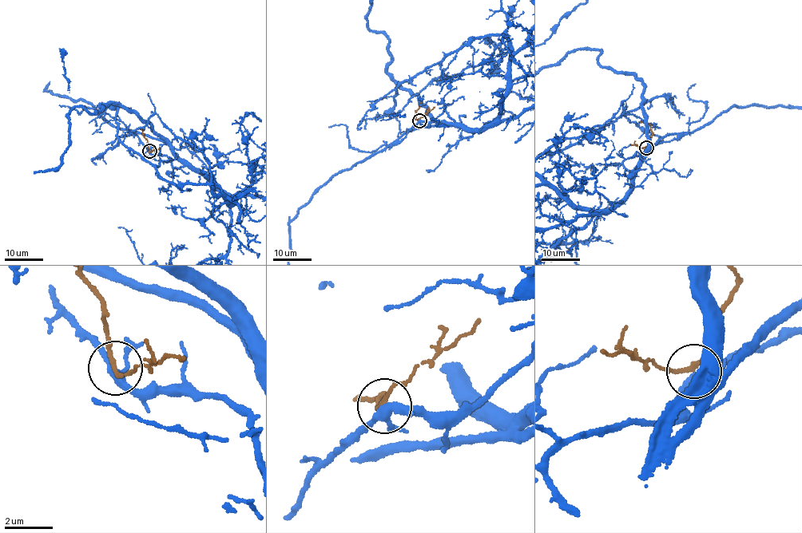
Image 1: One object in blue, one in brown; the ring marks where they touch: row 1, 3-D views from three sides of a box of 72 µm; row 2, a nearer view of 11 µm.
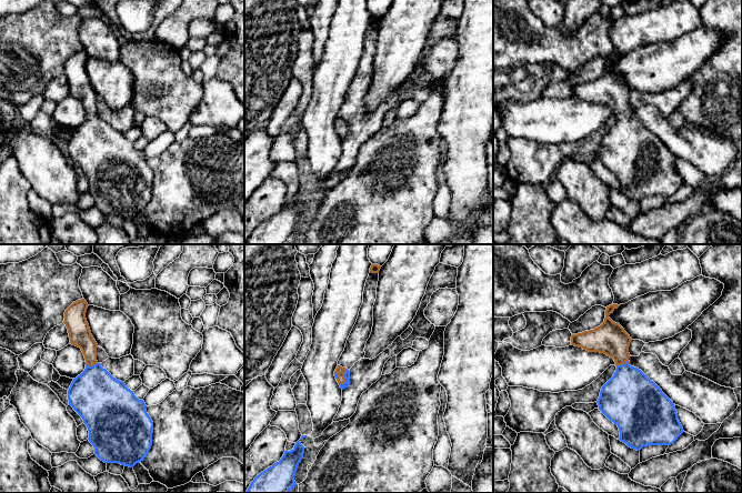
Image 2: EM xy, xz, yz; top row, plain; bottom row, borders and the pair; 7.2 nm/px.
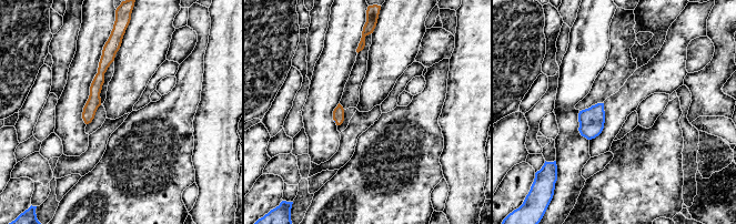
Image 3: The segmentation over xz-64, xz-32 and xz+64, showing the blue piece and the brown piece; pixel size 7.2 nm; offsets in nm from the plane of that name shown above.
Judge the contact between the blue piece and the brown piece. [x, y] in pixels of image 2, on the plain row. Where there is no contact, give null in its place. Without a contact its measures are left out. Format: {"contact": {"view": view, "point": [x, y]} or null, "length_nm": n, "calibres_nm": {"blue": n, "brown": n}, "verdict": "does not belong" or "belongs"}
{"contact": {"view": "xz", "point": [344, 129]}, "length_nm": 130, "calibres_nm": {"blue": 50, "brown": 70}, "verdict": "belongs"}

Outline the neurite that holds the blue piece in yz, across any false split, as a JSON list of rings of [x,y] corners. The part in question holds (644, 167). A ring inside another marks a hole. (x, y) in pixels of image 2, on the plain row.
[[[618,56],[606,58],[604,73],[594,81],[572,85],[571,95],[589,103],[604,104],[614,111],[615,124],[602,138],[596,154],[599,161],[618,177],[619,191],[636,202],[648,197],[671,197],[684,183],[675,158],[641,121],[630,117],[629,98],[632,90],[619,74],[609,69],[619,58]]]

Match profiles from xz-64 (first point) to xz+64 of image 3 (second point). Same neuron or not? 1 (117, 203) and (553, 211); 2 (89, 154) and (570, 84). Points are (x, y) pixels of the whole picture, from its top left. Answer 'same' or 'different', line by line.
1: different
2: different

